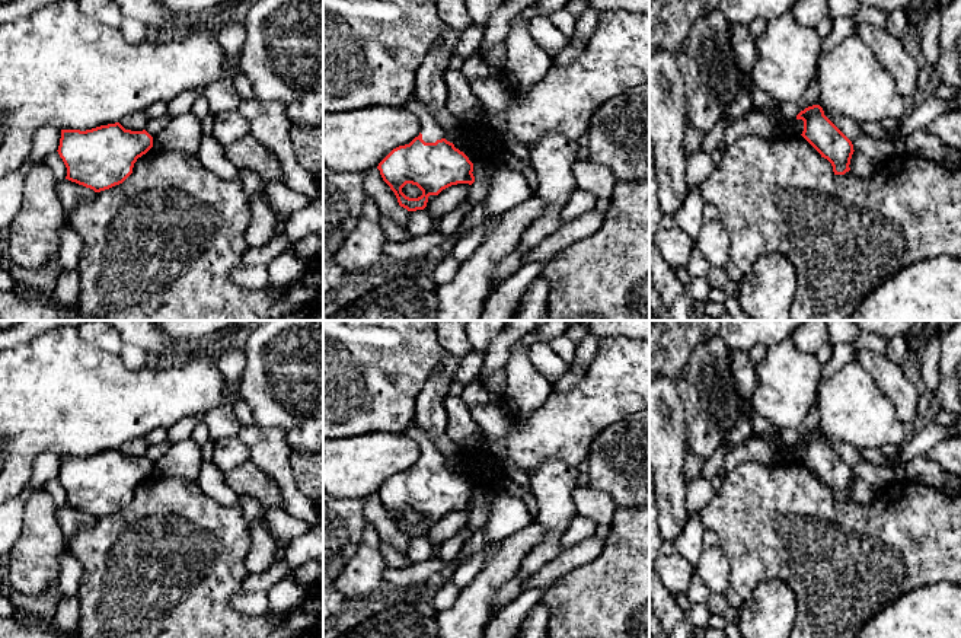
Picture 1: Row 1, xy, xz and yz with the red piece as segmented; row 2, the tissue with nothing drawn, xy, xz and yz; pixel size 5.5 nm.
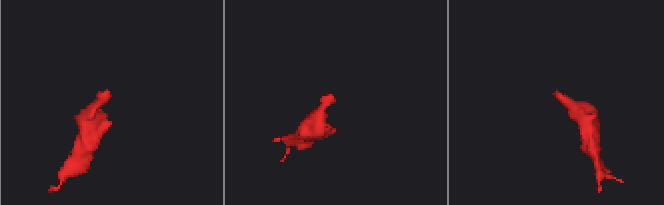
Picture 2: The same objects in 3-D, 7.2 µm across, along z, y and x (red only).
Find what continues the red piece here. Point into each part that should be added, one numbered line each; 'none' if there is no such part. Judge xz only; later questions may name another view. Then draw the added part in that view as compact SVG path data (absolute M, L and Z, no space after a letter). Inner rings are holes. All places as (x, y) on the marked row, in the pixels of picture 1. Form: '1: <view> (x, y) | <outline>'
1: xz (431, 131) | M414 98L400 109L408 111L419 118L421 134L425 143L435 143L437 140L444 138L443 128L431 117L427 105L422 101L419 101L418 98Z

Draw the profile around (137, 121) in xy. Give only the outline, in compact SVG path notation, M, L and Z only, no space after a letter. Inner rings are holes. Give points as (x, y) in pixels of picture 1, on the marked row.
M137 111L134 114L130 114L127 117L124 117L119 124L125 128L125 130L131 130L131 131L143 131L146 130L147 124L149 124L149 117L146 111Z

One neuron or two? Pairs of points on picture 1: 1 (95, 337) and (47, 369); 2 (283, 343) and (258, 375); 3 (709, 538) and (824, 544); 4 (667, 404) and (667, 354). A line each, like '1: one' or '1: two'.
1: two
2: one
3: two
4: two

